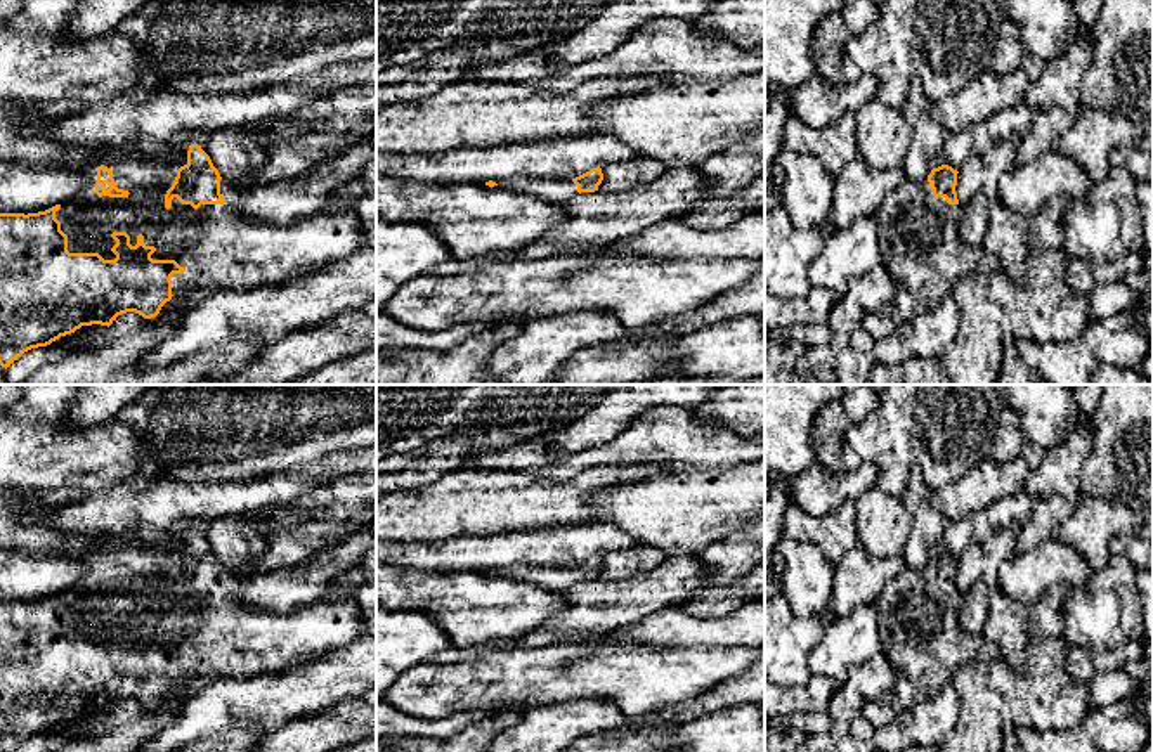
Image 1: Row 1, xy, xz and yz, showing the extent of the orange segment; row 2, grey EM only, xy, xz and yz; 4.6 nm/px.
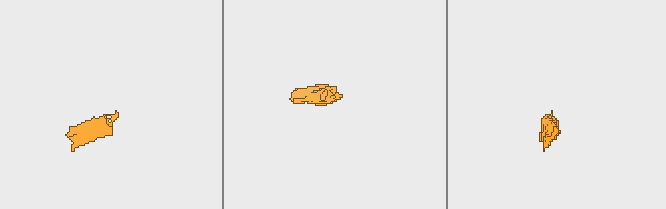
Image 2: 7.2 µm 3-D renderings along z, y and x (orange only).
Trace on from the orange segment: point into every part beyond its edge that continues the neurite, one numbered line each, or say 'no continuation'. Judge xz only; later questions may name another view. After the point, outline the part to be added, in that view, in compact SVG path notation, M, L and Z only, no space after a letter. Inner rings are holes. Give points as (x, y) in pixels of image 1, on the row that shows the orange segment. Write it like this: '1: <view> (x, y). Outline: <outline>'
1: xz (557, 191). Outline: M513 177L503 182L506 189L522 194L534 194L541 199L563 204L570 198L577 196L577 185L572 180L558 180L558 178L527 178L527 177Z

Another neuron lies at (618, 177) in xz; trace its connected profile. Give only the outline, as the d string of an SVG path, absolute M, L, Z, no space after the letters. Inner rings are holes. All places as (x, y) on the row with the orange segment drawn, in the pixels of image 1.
M642 154L635 159L603 165L603 180L598 185L598 192L621 194L629 191L631 187L655 180L664 172L666 166L662 163Z

